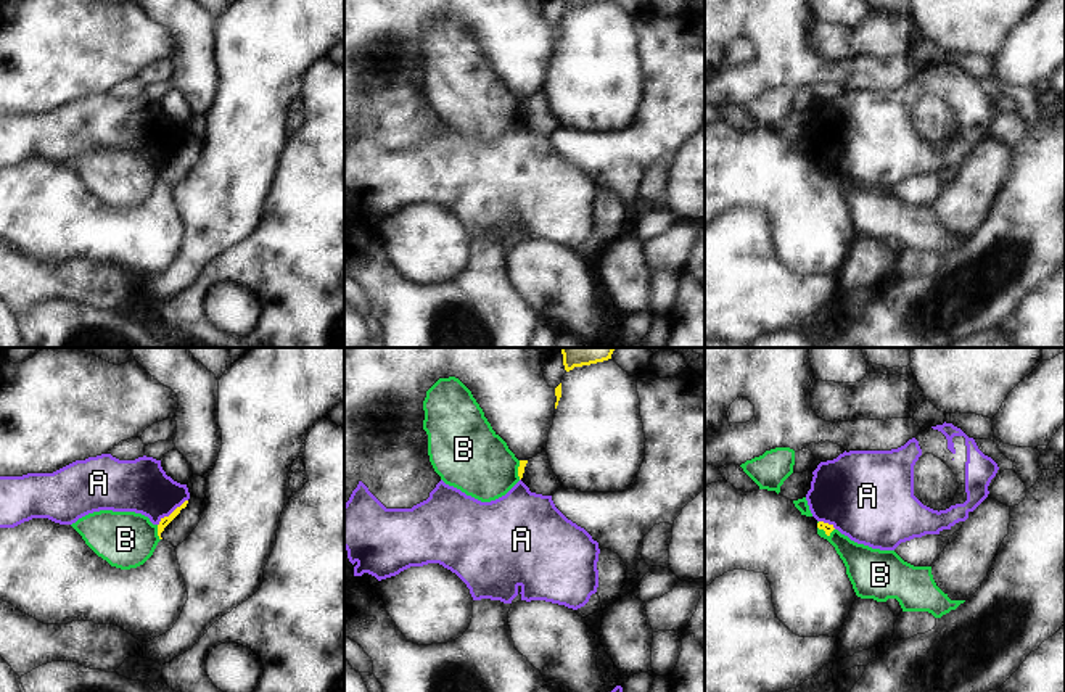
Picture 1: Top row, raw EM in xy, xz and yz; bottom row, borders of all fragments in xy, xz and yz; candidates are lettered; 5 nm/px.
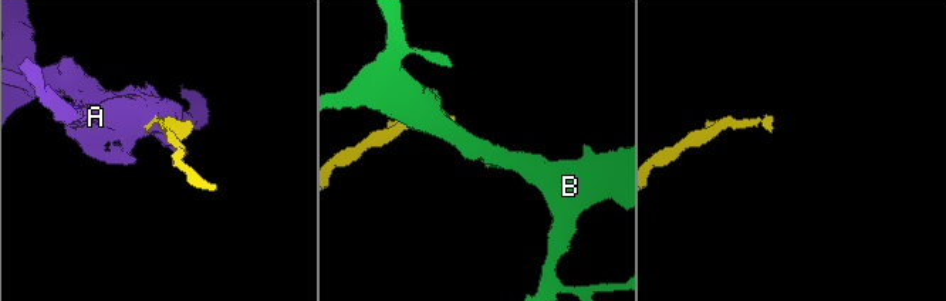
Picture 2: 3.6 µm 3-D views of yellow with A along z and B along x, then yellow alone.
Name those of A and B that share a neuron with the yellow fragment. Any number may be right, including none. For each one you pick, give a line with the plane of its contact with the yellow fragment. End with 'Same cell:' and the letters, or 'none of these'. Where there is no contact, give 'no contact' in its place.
Same cell: none of these

